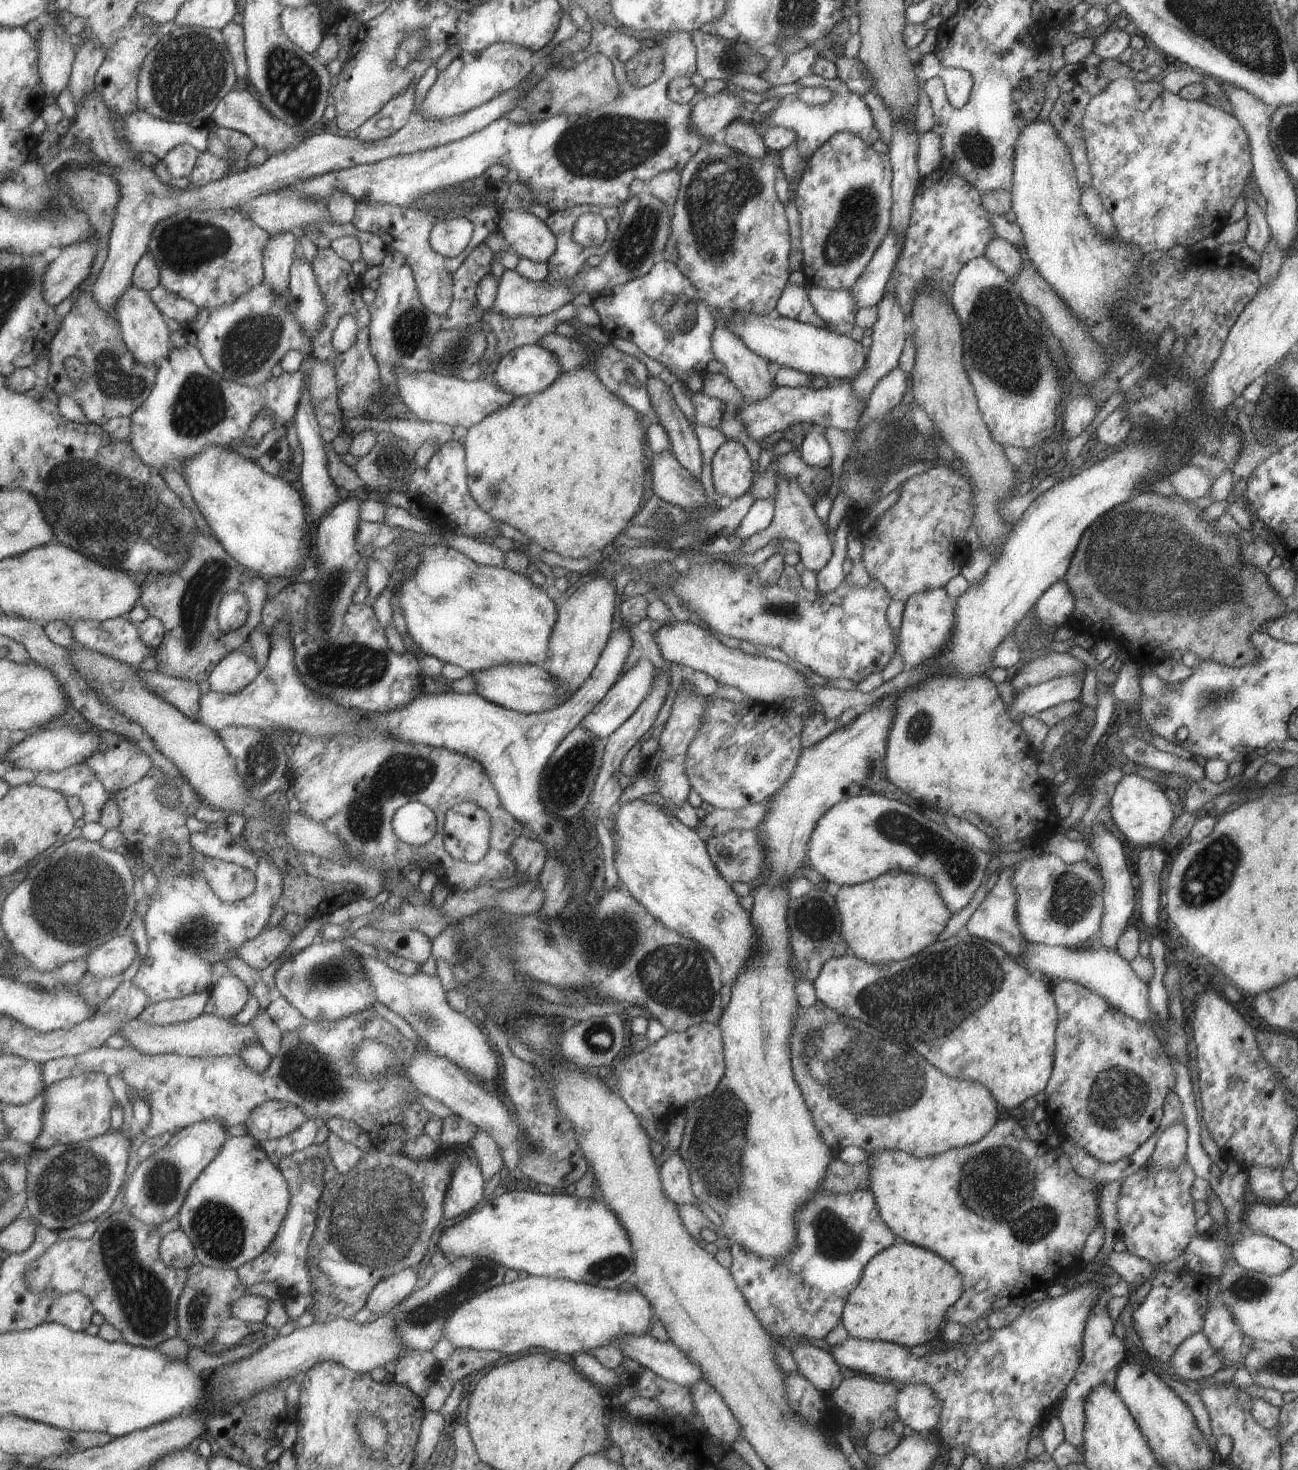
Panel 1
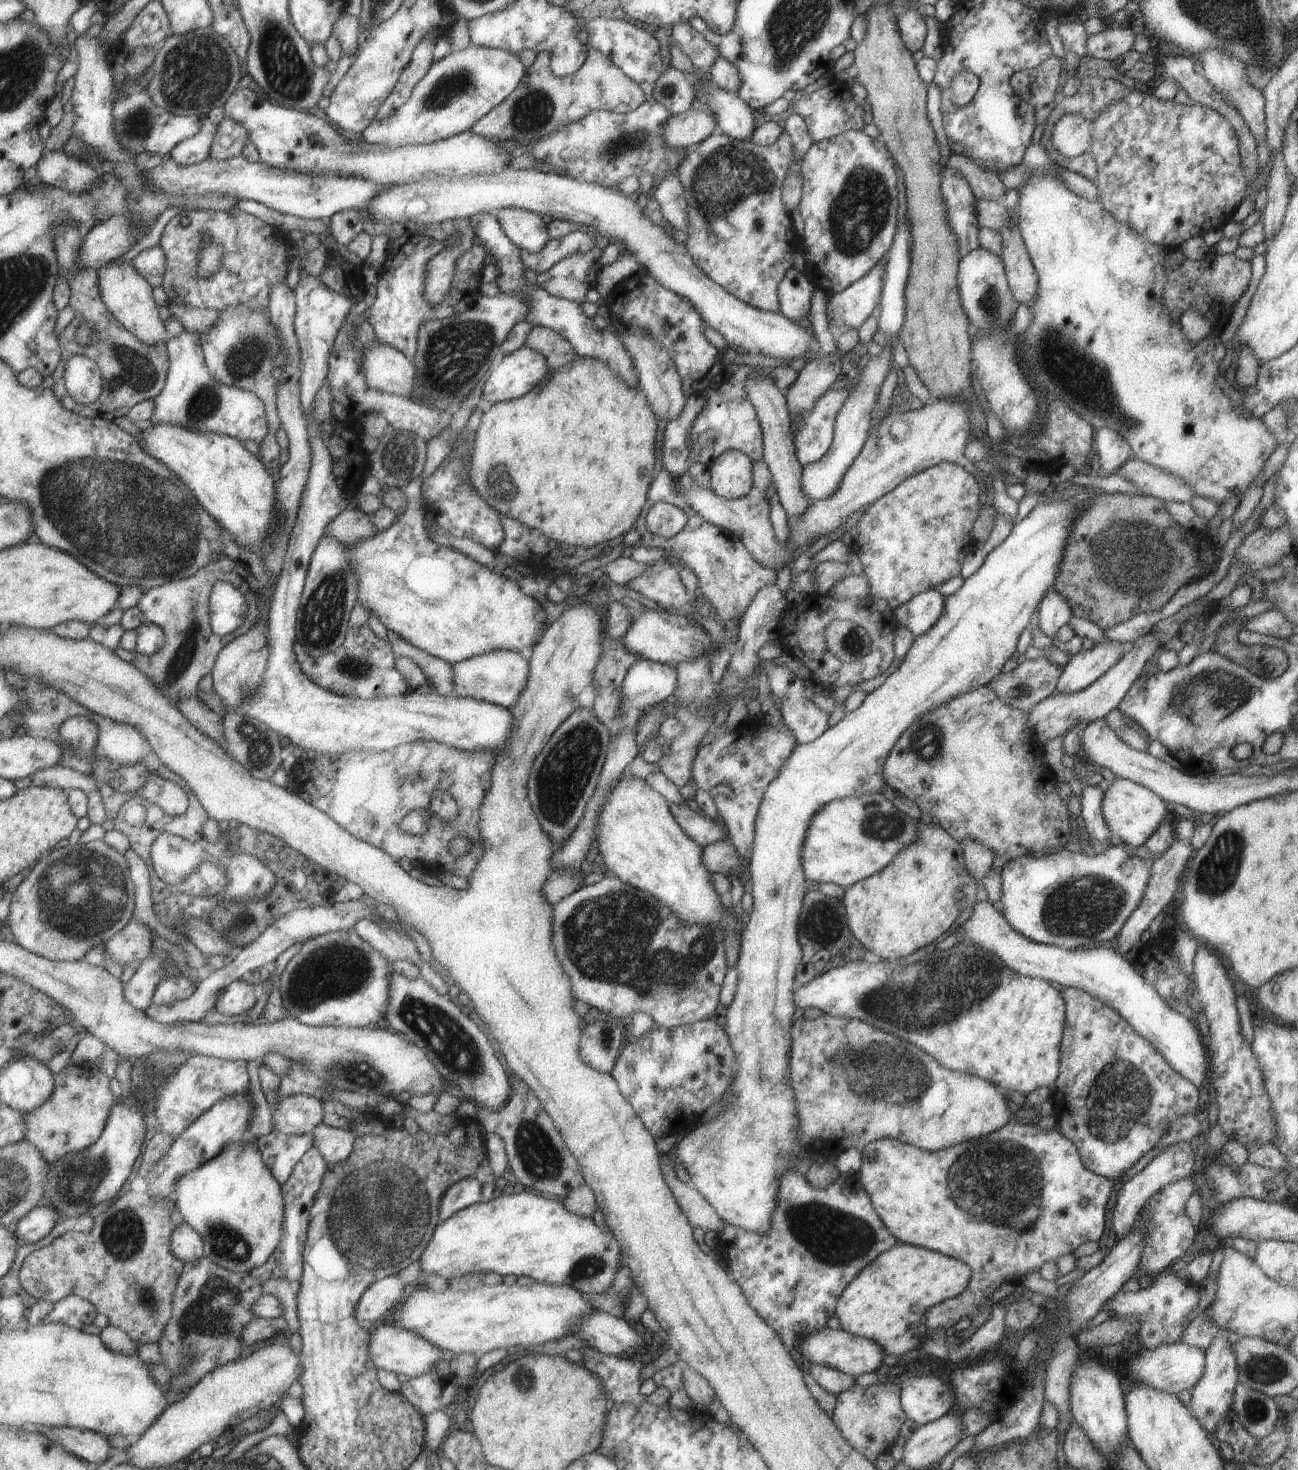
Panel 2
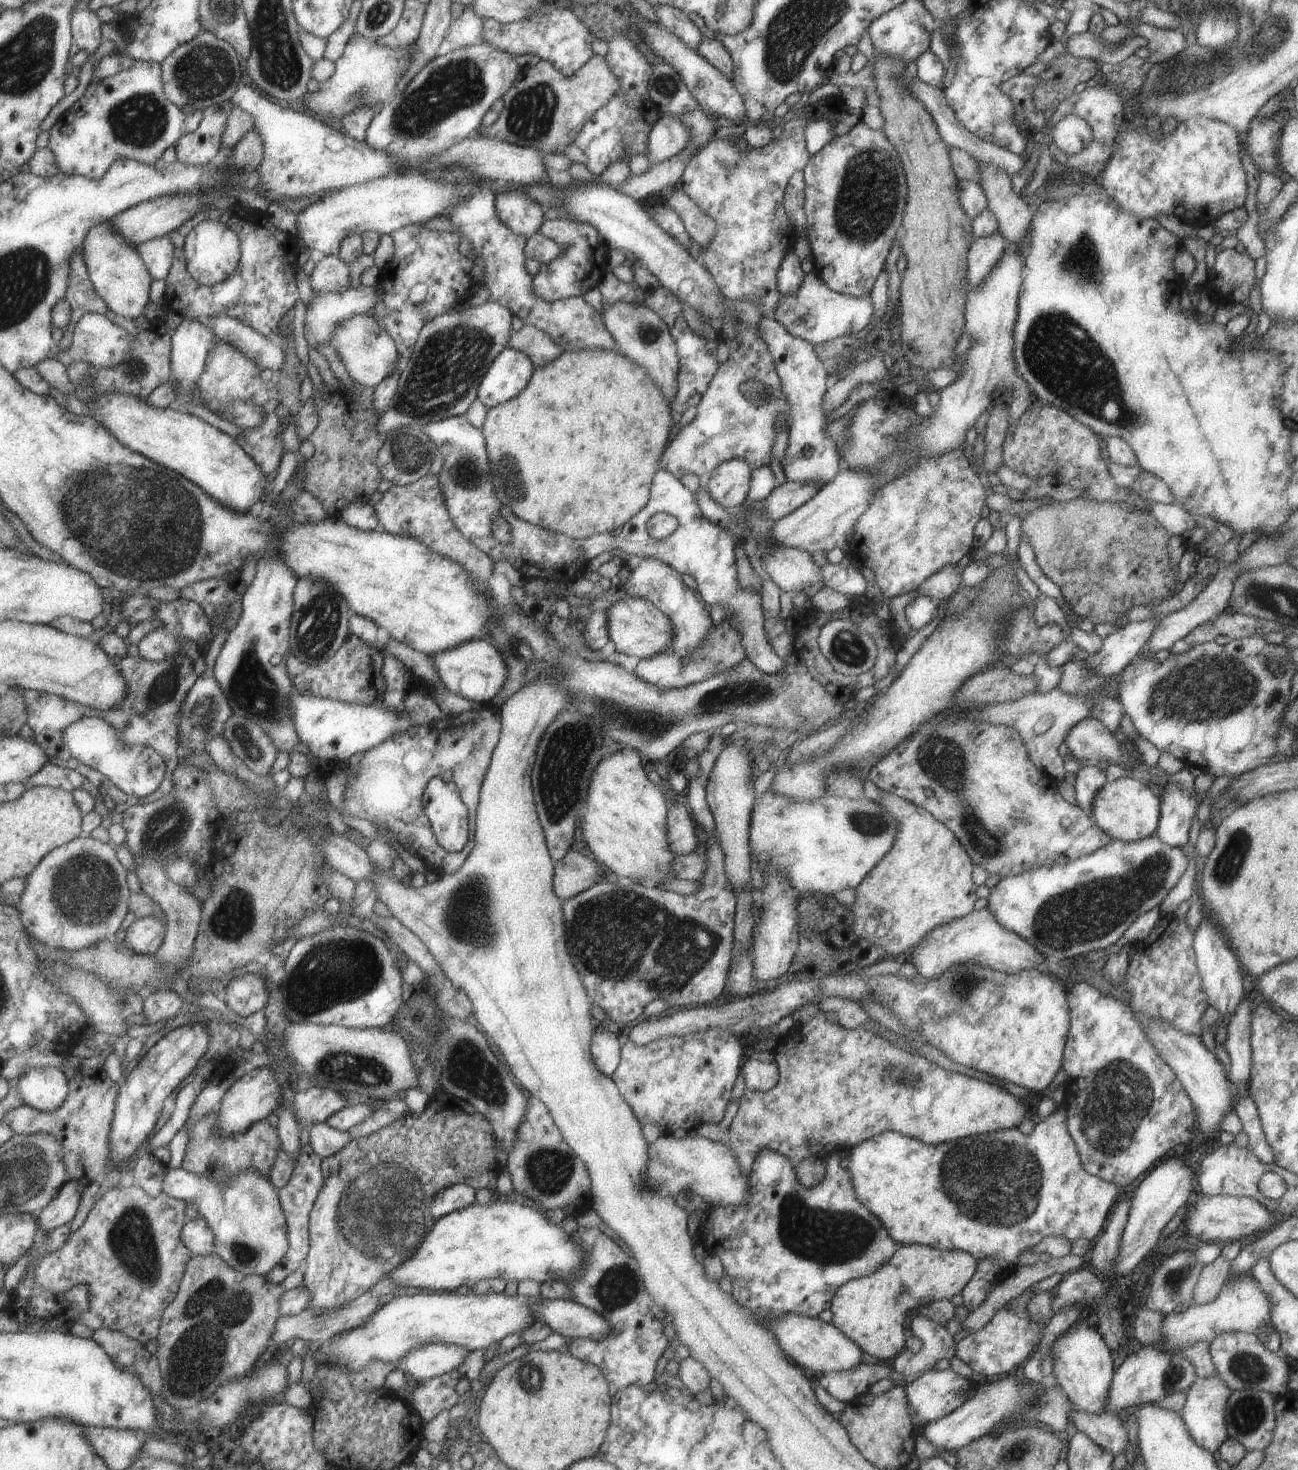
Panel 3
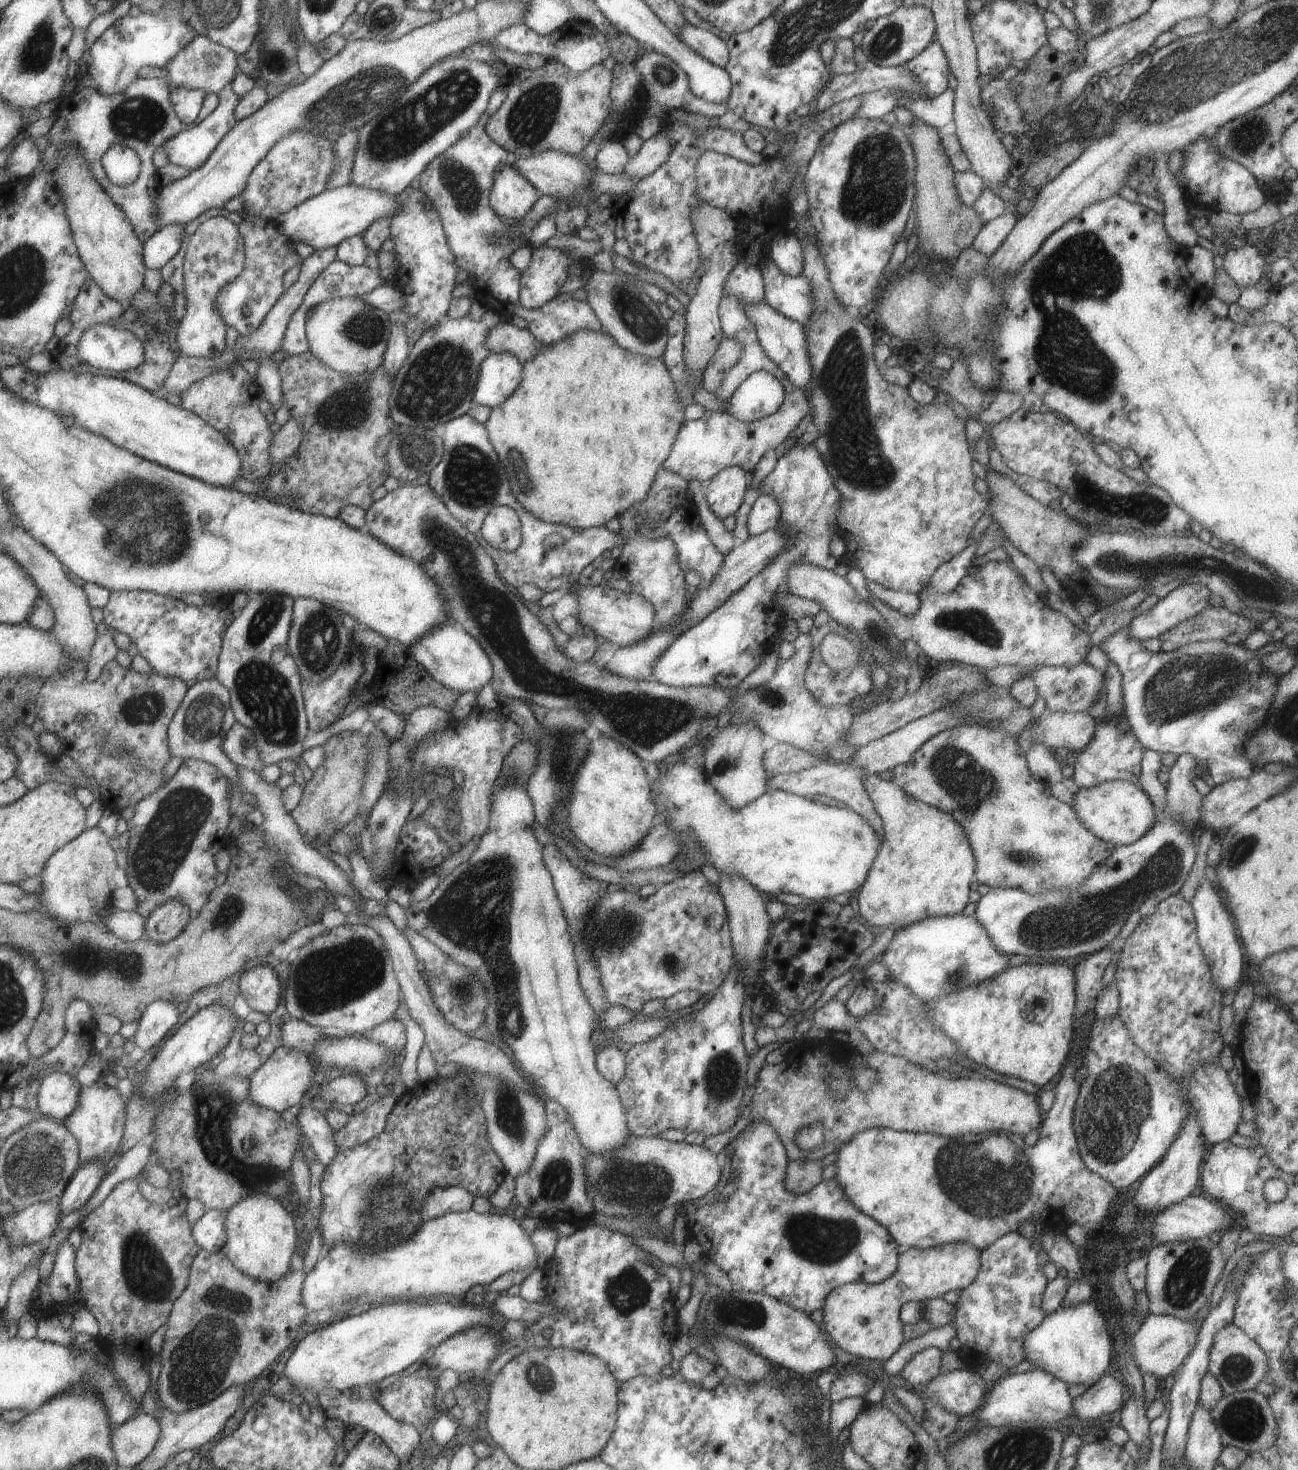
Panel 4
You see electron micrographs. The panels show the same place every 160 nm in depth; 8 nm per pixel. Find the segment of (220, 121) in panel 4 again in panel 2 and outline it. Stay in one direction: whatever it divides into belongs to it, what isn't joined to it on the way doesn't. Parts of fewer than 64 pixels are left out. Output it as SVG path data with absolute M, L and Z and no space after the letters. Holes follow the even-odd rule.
M215 107L200 117L200 129L196 135L183 139L171 150L170 157L183 166L200 163L209 157L210 146L219 121L224 117L224 108Z

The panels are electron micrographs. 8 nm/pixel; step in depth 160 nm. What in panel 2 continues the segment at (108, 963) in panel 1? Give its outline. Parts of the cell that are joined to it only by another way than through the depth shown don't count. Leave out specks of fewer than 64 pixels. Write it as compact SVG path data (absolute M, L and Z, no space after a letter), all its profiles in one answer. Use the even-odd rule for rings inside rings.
M129 922L121 932L105 943L106 959L122 967L131 965L131 962L140 962L149 957L153 950L151 938L153 936L147 925Z

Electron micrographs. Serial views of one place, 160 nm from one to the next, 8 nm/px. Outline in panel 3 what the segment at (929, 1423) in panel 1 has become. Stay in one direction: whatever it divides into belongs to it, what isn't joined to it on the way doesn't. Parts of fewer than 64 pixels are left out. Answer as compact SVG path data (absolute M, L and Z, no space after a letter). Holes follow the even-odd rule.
M950 1368L931 1369L903 1387L908 1405L915 1410L920 1420L927 1423L961 1406L967 1400L970 1388L970 1380Z

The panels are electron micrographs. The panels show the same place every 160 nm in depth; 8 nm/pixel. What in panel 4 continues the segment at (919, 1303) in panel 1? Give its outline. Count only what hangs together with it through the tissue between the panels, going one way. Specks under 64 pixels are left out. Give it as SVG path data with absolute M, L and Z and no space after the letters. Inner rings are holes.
M970 1242L940 1244L936 1247L900 1249L895 1272L880 1283L853 1281L832 1288L822 1310L823 1328L830 1340L859 1359L886 1361L903 1343L899 1309L909 1301L932 1300L947 1291L960 1291L976 1277L980 1250Z

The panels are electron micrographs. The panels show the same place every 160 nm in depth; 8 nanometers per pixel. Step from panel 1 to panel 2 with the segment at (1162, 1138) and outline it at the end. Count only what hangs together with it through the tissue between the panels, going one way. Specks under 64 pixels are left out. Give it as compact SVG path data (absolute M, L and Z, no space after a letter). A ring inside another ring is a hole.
M1177 1141L1169 1145L1163 1153L1154 1157L1137 1174L1127 1178L1124 1182L1118 1183L1118 1194L1111 1216L1111 1228L1113 1228L1113 1232L1115 1232L1117 1237L1125 1236L1131 1230L1134 1220L1138 1217L1142 1207L1153 1193L1160 1191L1166 1184L1189 1177L1191 1168L1193 1168L1193 1156L1191 1156L1193 1145L1194 1143L1189 1143L1188 1141Z

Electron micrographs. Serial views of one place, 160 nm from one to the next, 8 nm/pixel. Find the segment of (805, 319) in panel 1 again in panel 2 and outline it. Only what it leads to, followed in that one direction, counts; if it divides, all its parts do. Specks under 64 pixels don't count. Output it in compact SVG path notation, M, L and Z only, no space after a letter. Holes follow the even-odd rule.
M789 267L777 288L779 310L789 320L803 318L810 312L810 298L815 286L805 273Z

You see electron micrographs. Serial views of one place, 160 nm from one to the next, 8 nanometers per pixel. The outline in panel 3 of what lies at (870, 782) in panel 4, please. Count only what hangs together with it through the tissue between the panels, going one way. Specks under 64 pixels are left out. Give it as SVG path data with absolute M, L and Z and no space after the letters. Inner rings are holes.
M881 791L873 802L884 808L895 822L891 848L871 868L863 880L854 888L855 896L850 911L853 914L853 932L881 948L883 957L900 960L915 946L919 939L935 926L965 916L973 910L976 884L971 881L974 865L955 835L931 814L915 804L899 798L896 794Z

